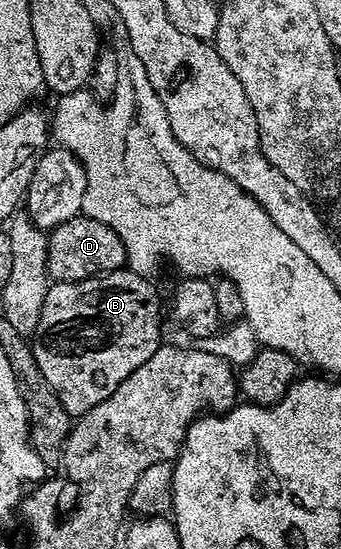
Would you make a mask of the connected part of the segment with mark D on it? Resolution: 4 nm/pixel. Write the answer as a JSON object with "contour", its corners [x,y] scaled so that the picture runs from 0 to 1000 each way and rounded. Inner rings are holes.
{"contour":[[[243,388],[138,423],[141,505],[167,515],[214,515],[273,508],[308,494],[349,494],[375,477],[364,441],[299,403],[258,399]]]}

